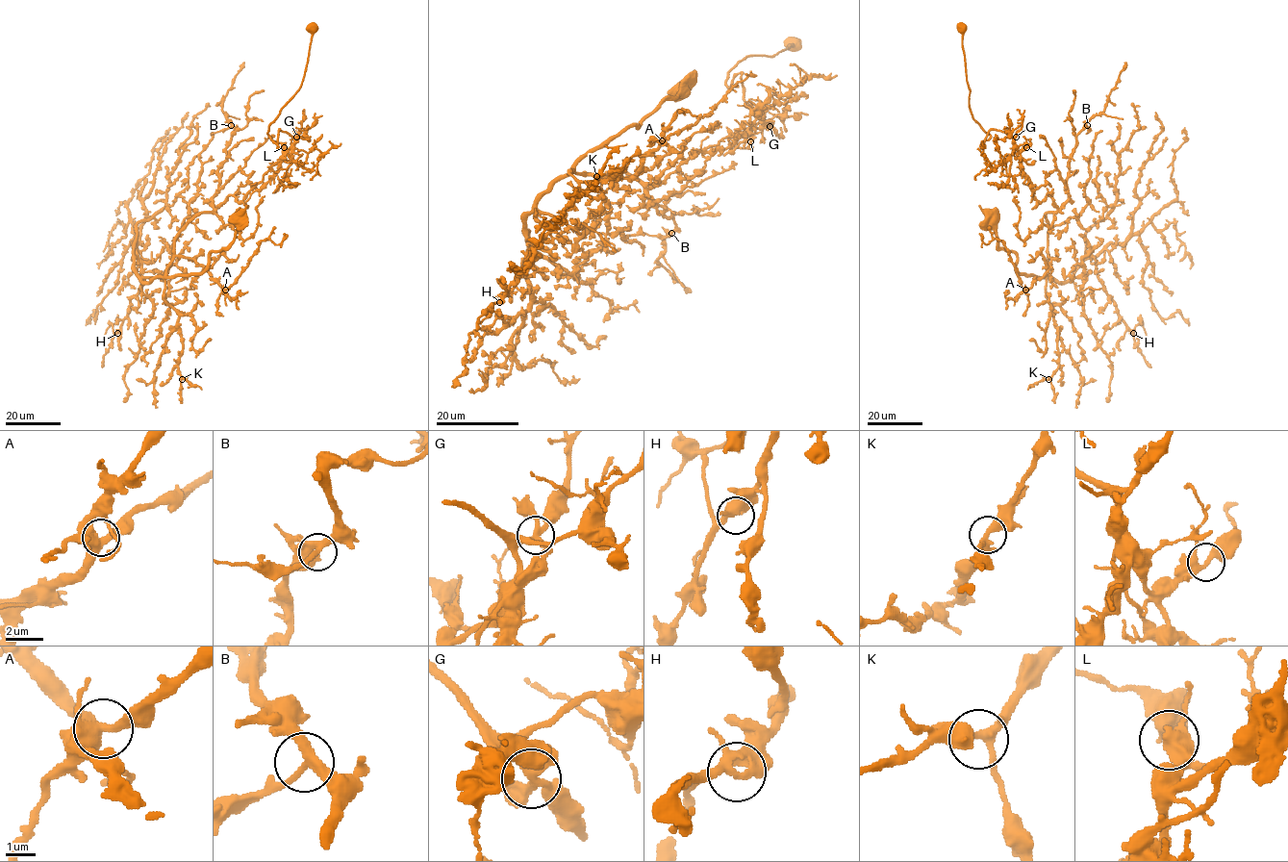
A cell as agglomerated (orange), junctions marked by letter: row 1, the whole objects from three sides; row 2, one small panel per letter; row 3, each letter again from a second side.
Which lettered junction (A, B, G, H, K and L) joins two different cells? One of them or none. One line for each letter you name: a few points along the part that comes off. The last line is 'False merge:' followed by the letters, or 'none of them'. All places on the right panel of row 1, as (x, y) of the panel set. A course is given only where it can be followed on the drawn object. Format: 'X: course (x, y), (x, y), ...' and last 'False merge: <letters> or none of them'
G: course (1016, 137), (991, 130), (984, 146), (980, 146), (990, 137), (970, 111), (959, 23)
False merge: G

